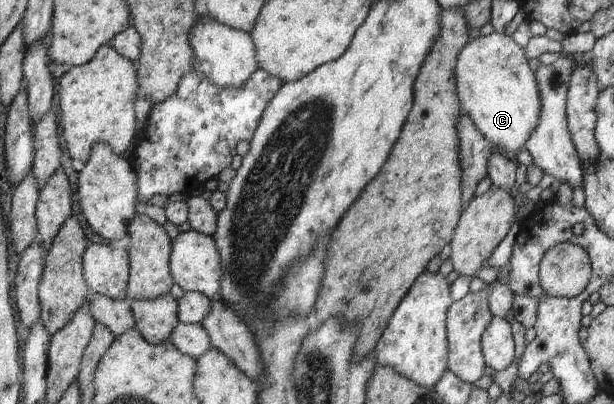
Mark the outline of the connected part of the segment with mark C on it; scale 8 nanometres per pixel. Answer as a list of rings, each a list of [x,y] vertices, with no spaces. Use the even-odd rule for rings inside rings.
[[[493,32],[489,35],[478,36],[473,41],[464,44],[453,69],[456,91],[460,100],[462,113],[468,115],[477,130],[490,140],[497,151],[510,154],[518,153],[524,149],[526,140],[534,131],[539,122],[541,101],[538,84],[534,71],[528,64],[528,58],[521,48],[510,36],[504,32]]]

